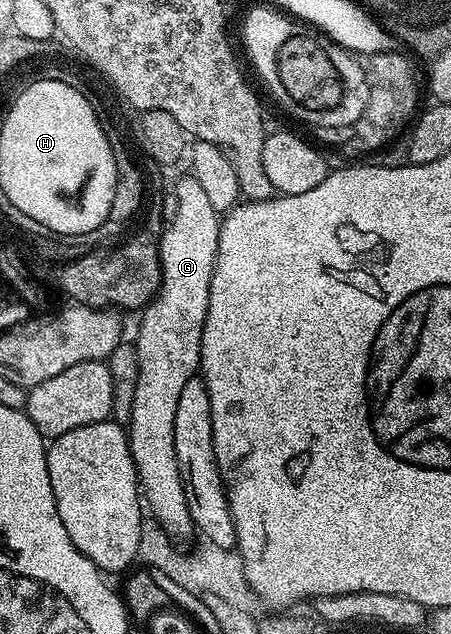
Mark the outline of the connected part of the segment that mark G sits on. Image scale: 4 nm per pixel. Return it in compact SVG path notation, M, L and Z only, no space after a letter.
M184 174L177 179L174 184L174 193L178 198L178 211L174 222L170 222L160 234L160 289L156 291L155 298L146 305L139 313L140 329L136 332L134 343L136 353L138 354L138 386L134 389L134 410L130 410L130 418L126 425L128 433L128 445L130 446L130 454L134 458L134 466L136 467L136 477L140 479L140 491L142 493L143 503L146 505L153 517L161 524L162 530L168 533L169 537L177 538L176 536L193 535L192 519L190 518L190 506L186 506L186 490L182 486L182 478L178 470L178 458L174 454L174 414L178 410L178 397L182 395L182 386L186 386L186 382L190 382L200 371L200 347L202 346L202 330L206 322L206 310L210 306L210 278L214 274L214 262L218 254L218 238L220 237L220 221L221 213L214 210L214 206L206 193L202 190L202 185L196 181L190 174Z

